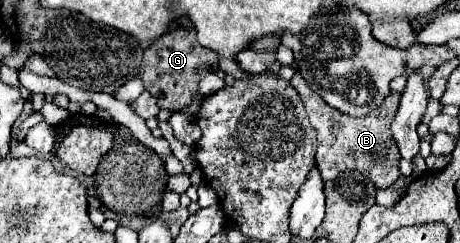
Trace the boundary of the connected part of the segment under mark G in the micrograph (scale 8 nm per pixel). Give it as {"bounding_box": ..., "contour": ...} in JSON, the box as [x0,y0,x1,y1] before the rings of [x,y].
{"bounding_box":[139,27,203,113],"contour":[[[175,27],[163,37],[159,37],[151,47],[145,49],[143,61],[139,67],[139,75],[145,91],[149,91],[161,109],[171,113],[187,107],[195,97],[199,97],[199,81],[203,77],[203,47],[199,45],[195,31],[187,31],[183,27]]]}

